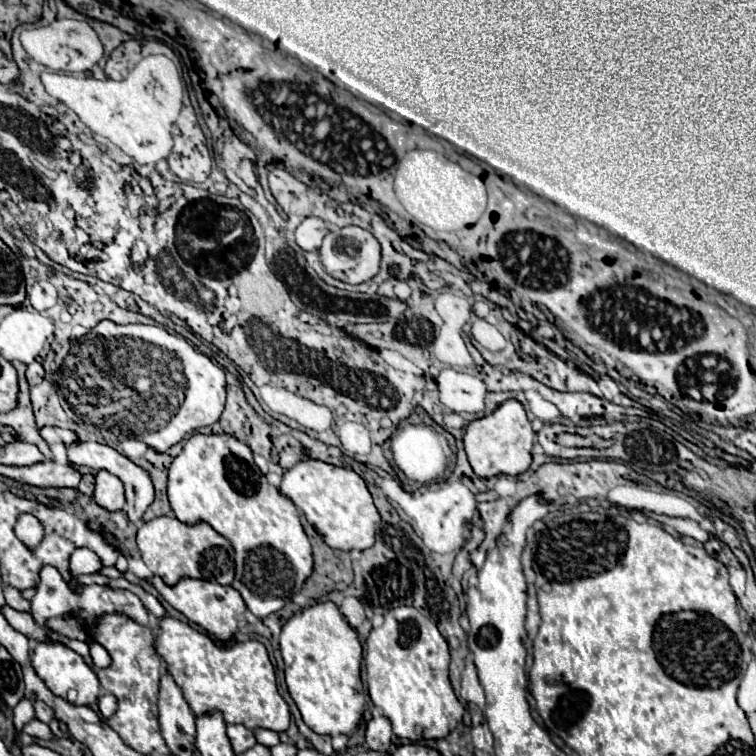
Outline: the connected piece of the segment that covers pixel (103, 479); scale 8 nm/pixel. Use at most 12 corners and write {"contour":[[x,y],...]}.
{"contour":[[108,471],[94,475],[92,499],[106,511],[124,509],[122,481]]}

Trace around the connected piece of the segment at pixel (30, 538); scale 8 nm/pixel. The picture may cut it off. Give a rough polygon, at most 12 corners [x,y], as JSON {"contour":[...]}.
{"contour":[[24,513],[16,519],[14,533],[28,549],[36,549],[44,527]]}

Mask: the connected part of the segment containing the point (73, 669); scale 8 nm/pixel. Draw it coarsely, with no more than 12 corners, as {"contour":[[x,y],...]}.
{"contour":[[38,643],[30,657],[54,695],[98,699],[96,673],[66,645]]}

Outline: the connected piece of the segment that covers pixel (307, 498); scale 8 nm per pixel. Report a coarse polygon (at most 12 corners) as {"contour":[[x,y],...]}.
{"contour":[[324,461],[282,477],[326,545],[374,545],[378,509],[364,479]]}

